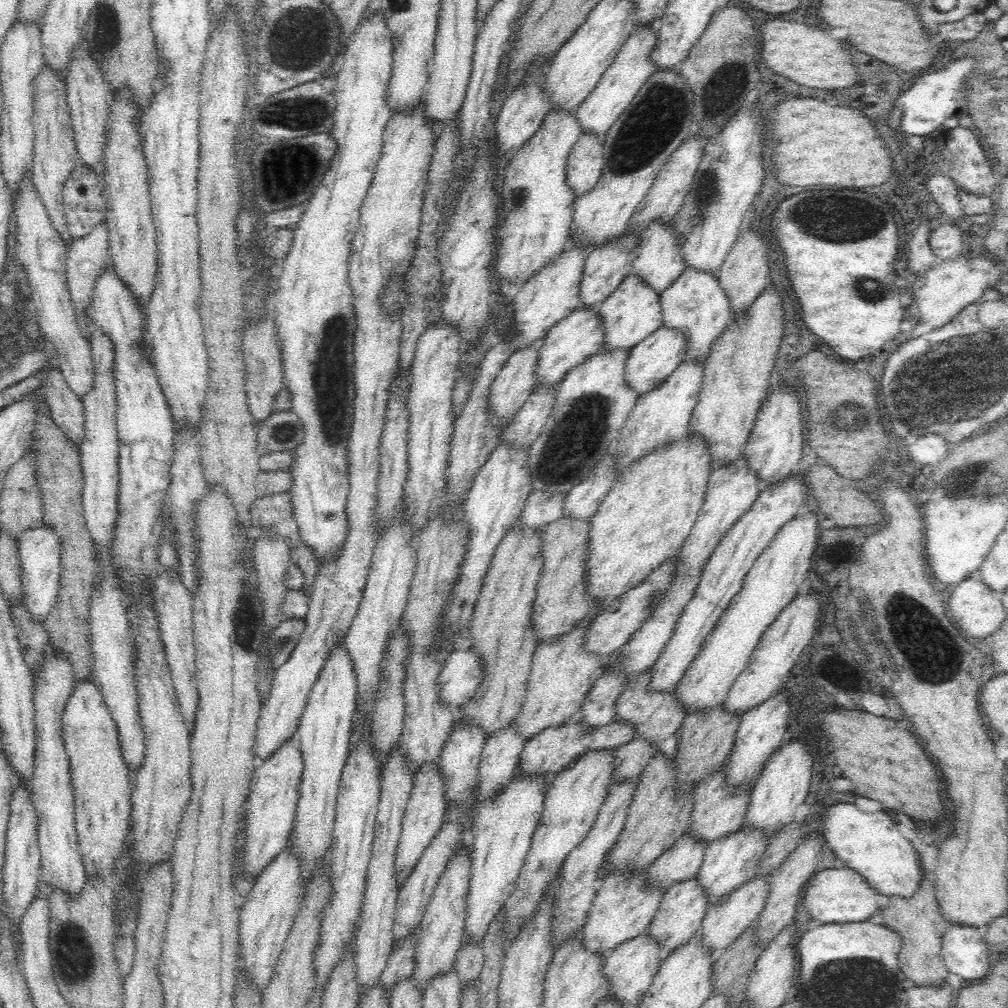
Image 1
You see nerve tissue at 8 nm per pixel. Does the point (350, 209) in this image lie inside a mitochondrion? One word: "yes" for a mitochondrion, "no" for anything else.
no

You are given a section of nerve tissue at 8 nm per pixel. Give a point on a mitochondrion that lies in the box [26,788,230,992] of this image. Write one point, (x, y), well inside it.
(78, 958)

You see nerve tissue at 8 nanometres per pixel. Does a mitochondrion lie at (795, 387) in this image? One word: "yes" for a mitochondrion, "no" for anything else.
no

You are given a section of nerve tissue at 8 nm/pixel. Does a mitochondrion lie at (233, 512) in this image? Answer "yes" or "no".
no

